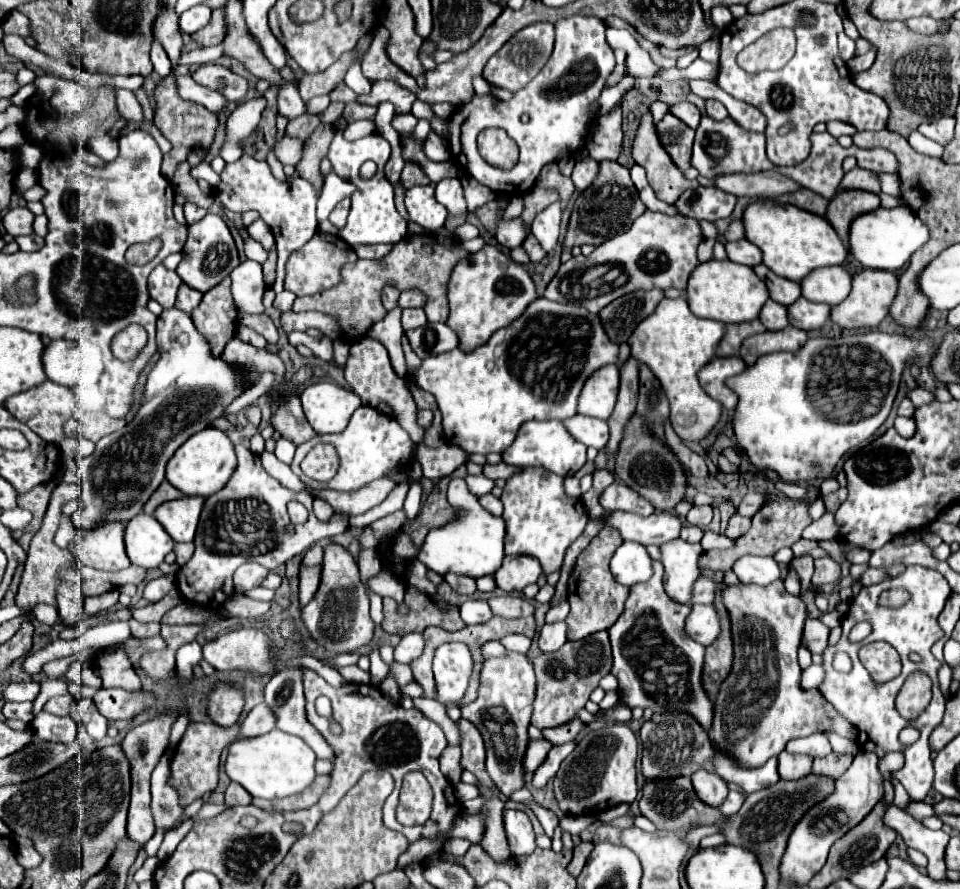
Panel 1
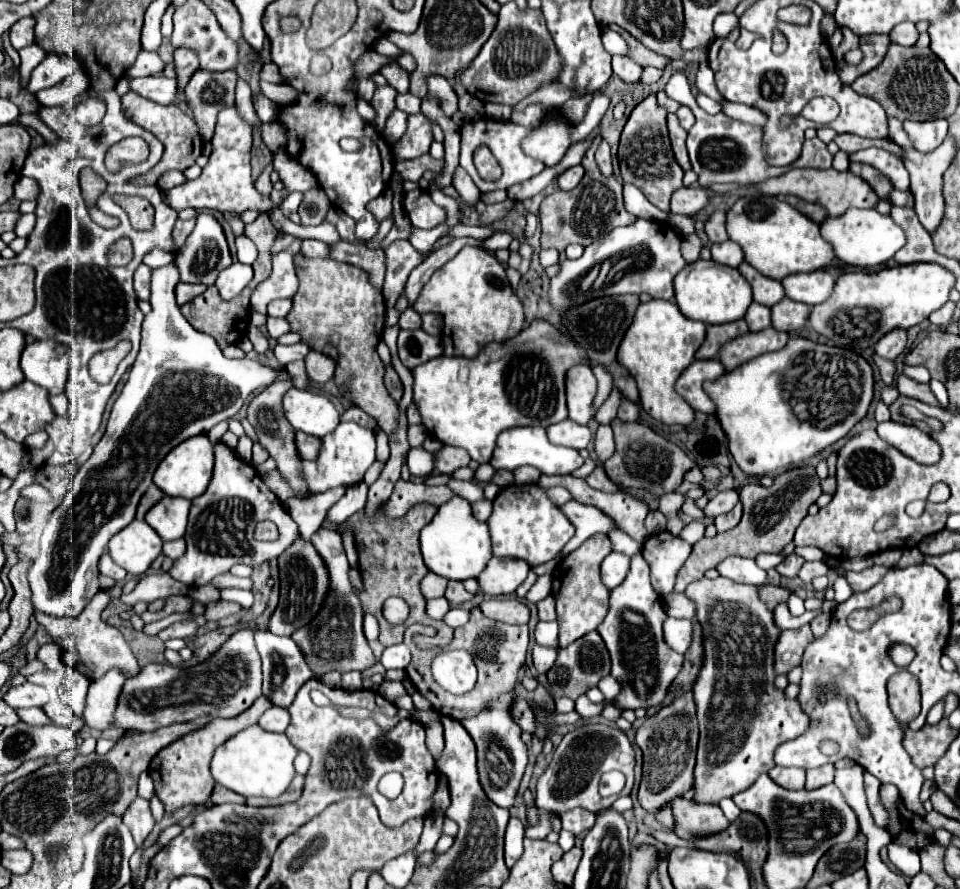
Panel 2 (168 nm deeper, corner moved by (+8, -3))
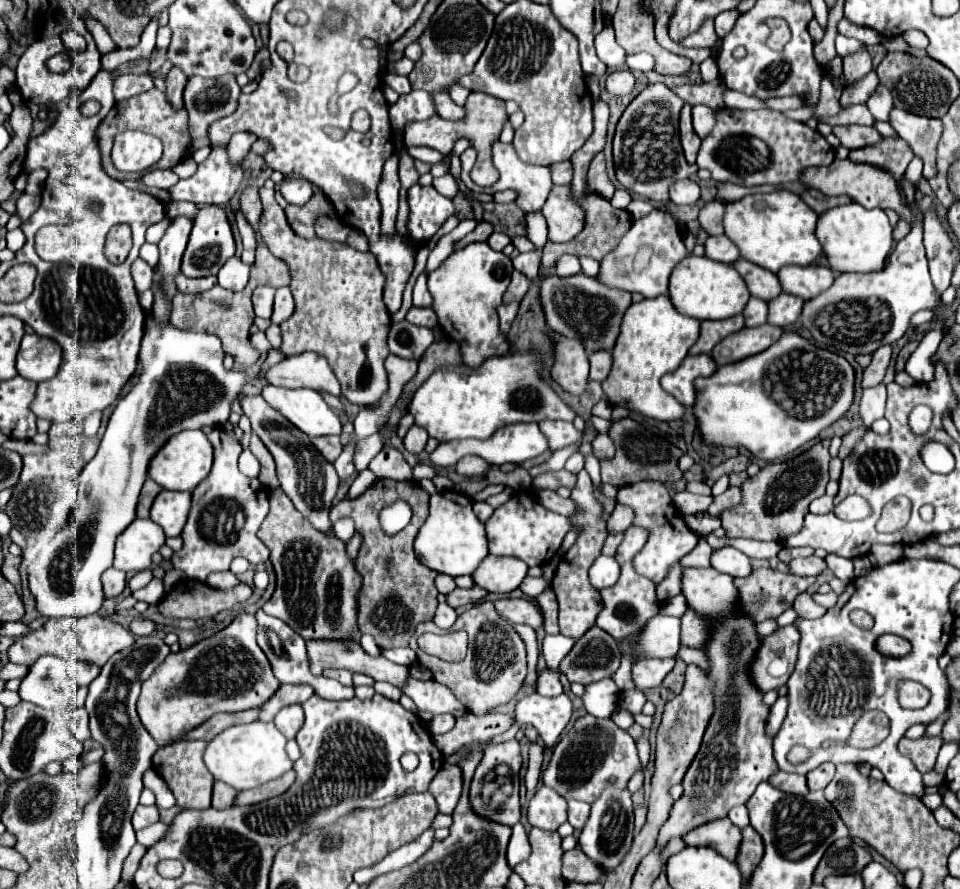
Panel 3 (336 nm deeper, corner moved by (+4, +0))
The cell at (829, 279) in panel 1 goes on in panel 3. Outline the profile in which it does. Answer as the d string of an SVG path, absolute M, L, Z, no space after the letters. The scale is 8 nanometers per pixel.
M787 266L777 272L777 278L781 282L783 292L799 296L803 300L811 300L833 284L835 274L831 268L823 266Z

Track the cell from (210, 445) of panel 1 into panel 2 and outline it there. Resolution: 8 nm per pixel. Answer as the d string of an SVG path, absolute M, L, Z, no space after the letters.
M197 435L191 437L183 443L179 443L175 449L169 451L169 455L159 463L155 471L153 483L165 491L169 497L185 497L185 499L195 499L203 495L207 489L211 477L213 477L213 465L215 465L215 455L213 455L213 443L209 441L207 435Z

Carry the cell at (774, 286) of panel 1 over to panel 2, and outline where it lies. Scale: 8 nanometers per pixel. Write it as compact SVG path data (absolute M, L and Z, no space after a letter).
M741 263L737 269L749 281L749 285L753 289L753 299L757 303L761 303L765 307L773 307L785 297L785 289L783 289L781 281L775 281L775 279L769 279L765 275L761 275L749 263Z

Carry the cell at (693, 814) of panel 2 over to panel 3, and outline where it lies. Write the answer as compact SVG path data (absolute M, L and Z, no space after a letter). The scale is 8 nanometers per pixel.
M713 820L683 836L687 846L709 846L725 856L729 862L737 862L741 830L731 820Z

